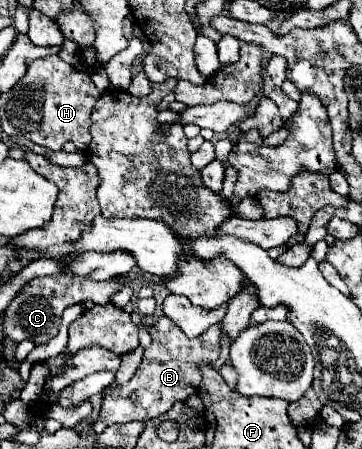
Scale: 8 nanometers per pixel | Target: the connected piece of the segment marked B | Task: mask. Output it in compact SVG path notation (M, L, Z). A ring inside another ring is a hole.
M161 317L151 329L151 345L145 349L145 357L137 369L137 373L133 375L133 379L107 393L103 397L103 407L101 407L101 415L97 419L97 433L101 433L107 425L113 423L129 423L129 421L143 421L143 419L155 419L161 417L163 413L167 413L167 409L173 407L175 401L185 401L189 395L193 395L201 383L201 371L199 371L199 363L213 363L219 357L221 351L221 327L209 327L203 335L189 339L169 317ZM137 391L139 399L137 403L129 401L129 395Z

